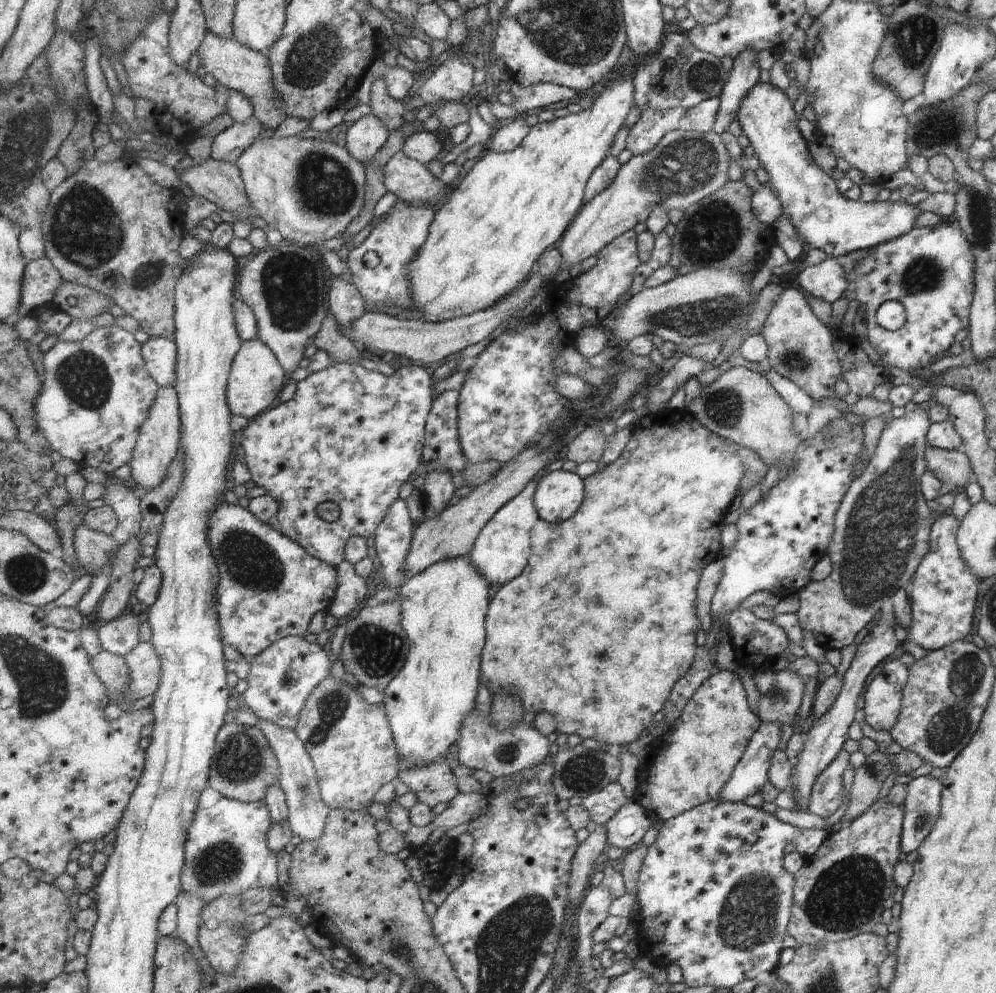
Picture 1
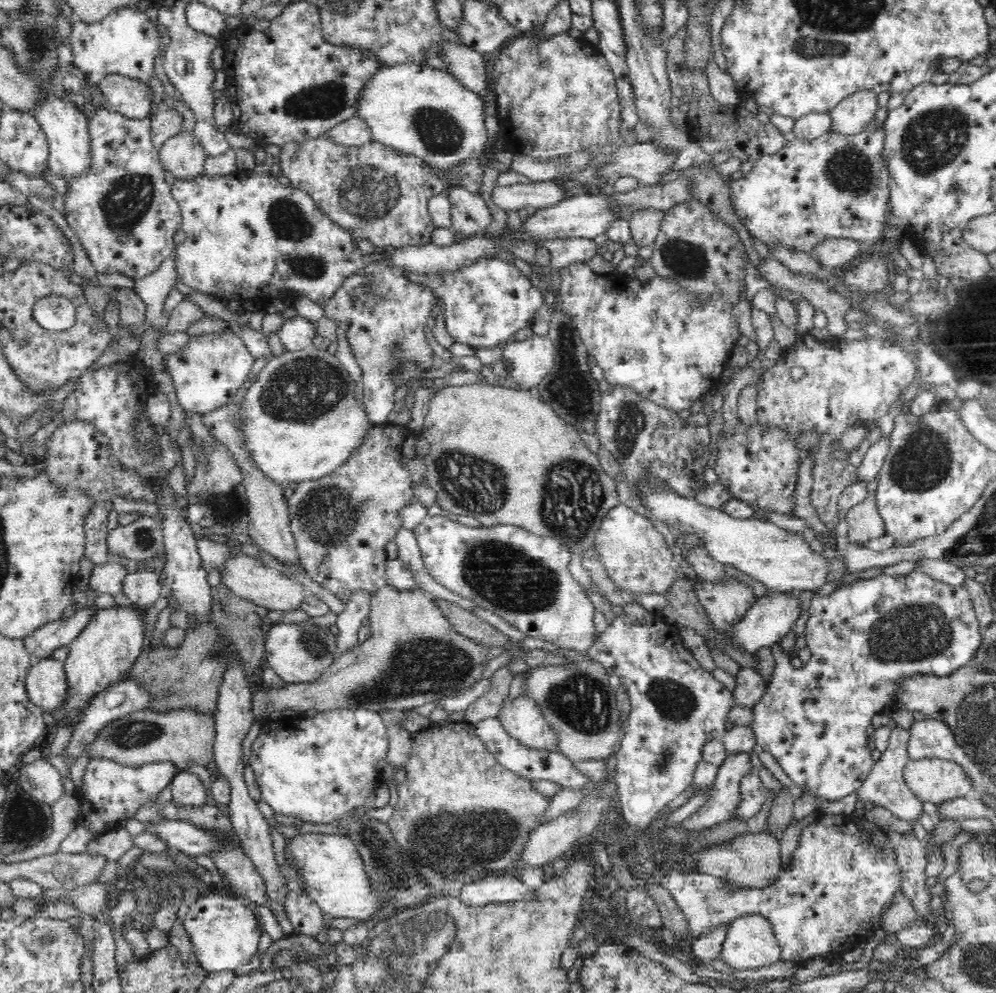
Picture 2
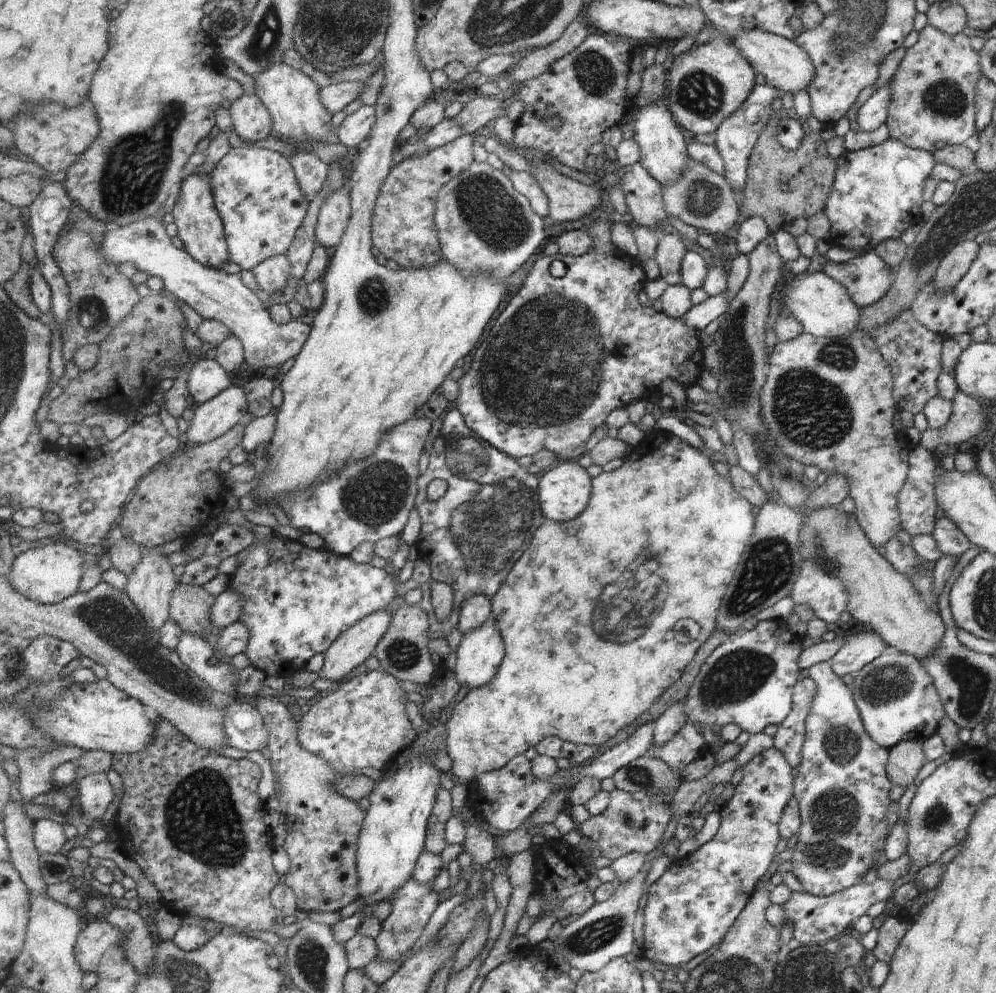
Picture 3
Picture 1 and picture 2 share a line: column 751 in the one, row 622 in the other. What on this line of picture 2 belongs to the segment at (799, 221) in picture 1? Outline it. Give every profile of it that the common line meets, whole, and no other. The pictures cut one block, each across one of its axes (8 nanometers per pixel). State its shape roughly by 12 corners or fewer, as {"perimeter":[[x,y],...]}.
{"perimeter":[[147,610],[88,620],[64,663],[66,716],[125,680],[146,649]]}

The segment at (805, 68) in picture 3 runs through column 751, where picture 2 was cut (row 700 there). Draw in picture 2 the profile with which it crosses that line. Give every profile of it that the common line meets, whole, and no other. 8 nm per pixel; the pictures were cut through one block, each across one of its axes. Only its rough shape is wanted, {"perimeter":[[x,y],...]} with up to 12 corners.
{"perimeter":[[42,659],[26,676],[28,698],[58,712],[67,699],[65,664]]}

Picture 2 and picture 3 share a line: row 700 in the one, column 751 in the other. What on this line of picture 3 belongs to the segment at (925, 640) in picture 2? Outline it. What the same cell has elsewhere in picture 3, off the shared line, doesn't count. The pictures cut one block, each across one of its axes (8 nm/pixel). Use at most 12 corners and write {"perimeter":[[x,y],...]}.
{"perimeter":[[770,747],[741,767],[710,840],[648,888],[645,958],[719,944],[792,797]]}

